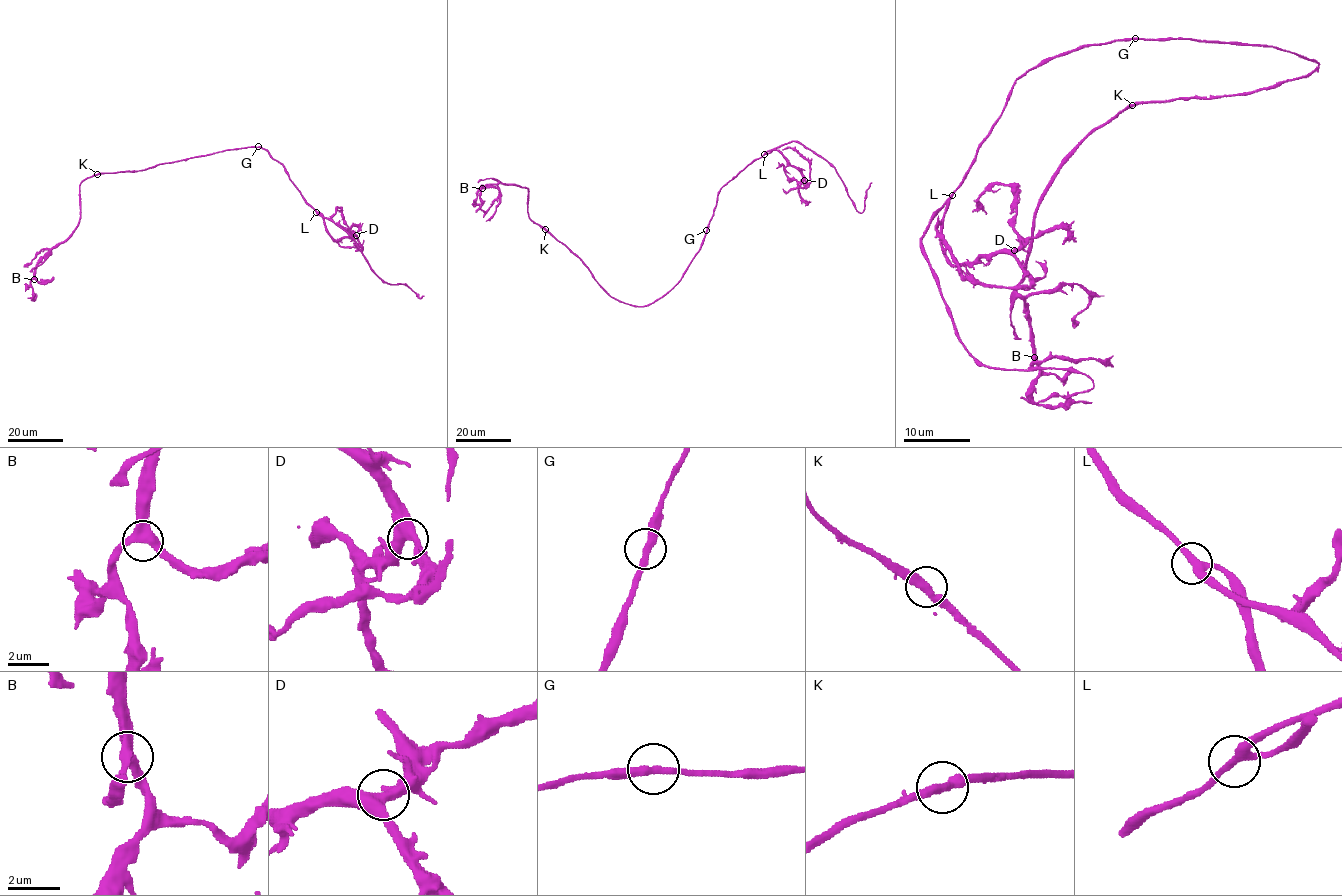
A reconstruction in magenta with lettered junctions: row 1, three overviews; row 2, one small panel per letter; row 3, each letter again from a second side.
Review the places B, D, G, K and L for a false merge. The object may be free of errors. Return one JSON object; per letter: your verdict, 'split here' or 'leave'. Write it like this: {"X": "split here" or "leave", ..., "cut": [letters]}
{"B": "leave", "D": "leave", "G": "leave", "K": "leave", "L": "leave", "cut": []}

